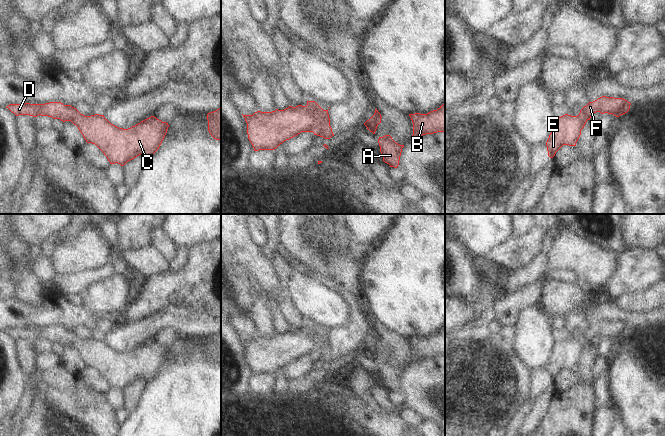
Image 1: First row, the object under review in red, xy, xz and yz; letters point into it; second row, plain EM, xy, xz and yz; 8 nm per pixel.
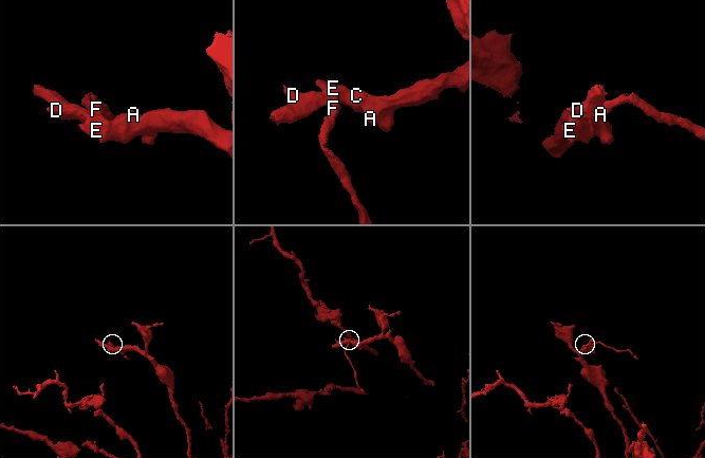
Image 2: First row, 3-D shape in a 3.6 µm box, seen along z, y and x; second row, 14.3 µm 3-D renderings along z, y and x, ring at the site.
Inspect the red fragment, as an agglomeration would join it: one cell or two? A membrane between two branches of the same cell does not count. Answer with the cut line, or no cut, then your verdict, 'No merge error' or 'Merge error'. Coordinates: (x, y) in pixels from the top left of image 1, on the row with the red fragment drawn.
Split along xz (327, 112), (322, 123), (313, 132). Merge error

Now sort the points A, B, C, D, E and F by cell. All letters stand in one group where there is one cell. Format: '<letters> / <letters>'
A B C D E / F

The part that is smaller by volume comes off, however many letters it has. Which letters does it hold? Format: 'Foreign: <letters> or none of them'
Foreign: F

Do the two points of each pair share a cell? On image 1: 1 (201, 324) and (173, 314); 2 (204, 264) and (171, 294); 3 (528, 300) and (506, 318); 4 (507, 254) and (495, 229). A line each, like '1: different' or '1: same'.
1: same
2: same
3: same
4: different

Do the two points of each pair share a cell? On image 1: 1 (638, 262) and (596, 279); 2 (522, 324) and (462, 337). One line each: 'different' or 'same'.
1: different
2: different

